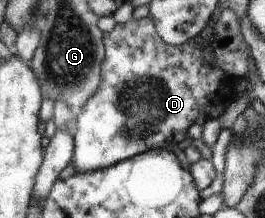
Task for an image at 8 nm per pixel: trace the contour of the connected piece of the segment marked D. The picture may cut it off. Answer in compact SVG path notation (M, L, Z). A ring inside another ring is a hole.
M133 16L123 24L116 24L113 31L105 32L103 34L103 43L105 47L105 59L103 59L103 65L101 65L101 83L97 87L97 93L89 99L87 105L83 105L81 109L81 115L76 116L77 123L75 123L72 129L72 137L74 141L73 159L71 163L73 166L81 172L94 171L95 169L105 169L105 167L111 167L115 163L125 161L131 157L138 156L139 154L151 151L154 149L164 149L174 152L177 145L187 138L187 129L195 123L199 118L201 111L204 107L213 107L213 105L219 105L223 107L225 99L229 99L233 93L235 93L235 85L231 81L231 77L227 77L217 65L215 65L215 59L211 63L204 62L204 50L211 43L211 39L215 37L215 24L211 24L211 28L206 26L202 29L201 33L192 40L189 40L185 45L173 46L165 43L157 31L155 31L154 23L151 18L146 17L142 19L133 19Z

